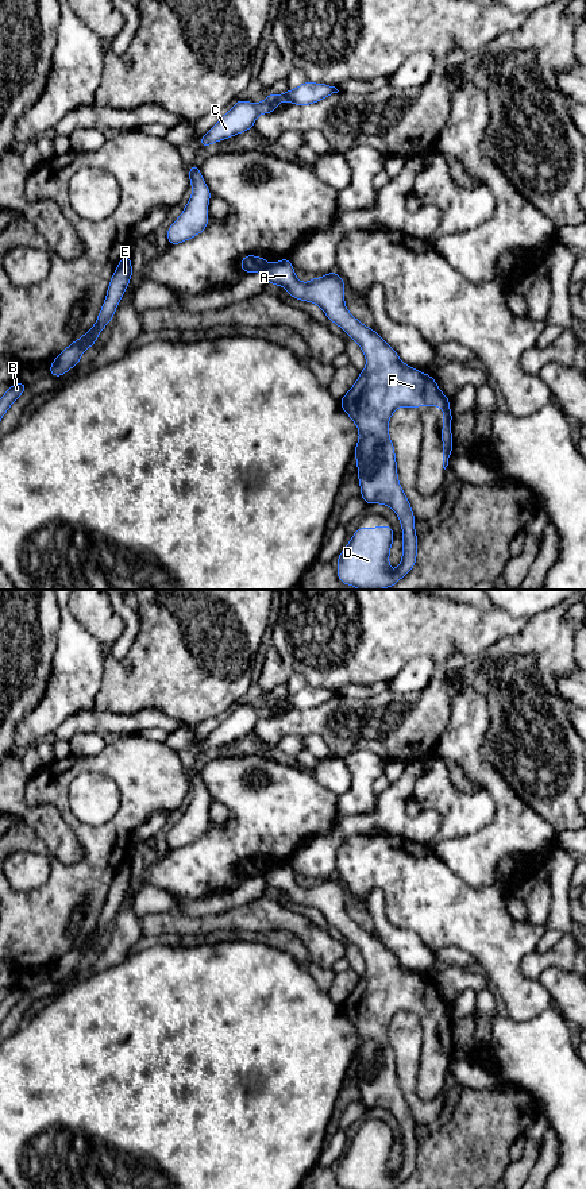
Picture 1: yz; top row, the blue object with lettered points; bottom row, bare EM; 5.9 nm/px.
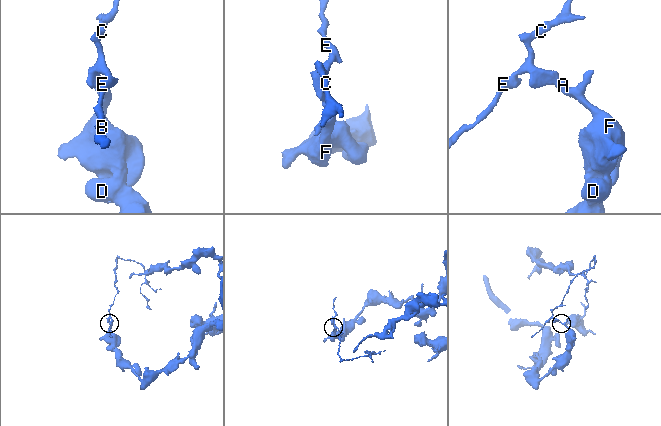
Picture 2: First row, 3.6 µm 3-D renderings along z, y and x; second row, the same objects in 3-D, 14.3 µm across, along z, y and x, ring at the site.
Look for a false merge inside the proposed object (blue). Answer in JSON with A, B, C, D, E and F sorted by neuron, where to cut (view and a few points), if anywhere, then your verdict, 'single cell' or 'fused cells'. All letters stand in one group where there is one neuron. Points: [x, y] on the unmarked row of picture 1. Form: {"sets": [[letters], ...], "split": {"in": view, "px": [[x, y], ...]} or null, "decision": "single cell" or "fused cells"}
{"sets": [["A", "D", "F"], ["B", "C", "E"]], "split": {"in": "yz", "px": [[268, 869], [262, 876]]}, "decision": "fused cells"}

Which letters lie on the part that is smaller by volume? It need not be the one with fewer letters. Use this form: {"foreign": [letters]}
{"foreign": ["B", "C", "E"]}

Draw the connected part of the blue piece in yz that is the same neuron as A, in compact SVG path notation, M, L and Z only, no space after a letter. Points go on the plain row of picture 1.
M281 864L267 870L263 879L267 887L284 891L293 903L317 908L328 924L354 943L365 958L366 973L340 1004L340 1011L359 1034L354 1061L358 1063L361 1100L367 1109L378 1107L397 1117L404 1138L402 1165L396 1176L389 1173L393 1147L390 1130L370 1134L359 1131L338 1161L338 1182L344 1189L396 1189L416 1167L417 1140L413 1116L397 1081L389 1023L401 1011L442 1011L446 1074L454 1050L450 1004L440 996L433 981L401 966L393 951L347 915L346 887L338 877L302 888L296 883L290 864Z

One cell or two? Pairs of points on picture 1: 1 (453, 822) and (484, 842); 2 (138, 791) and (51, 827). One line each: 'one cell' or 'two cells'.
1: two cells
2: two cells

